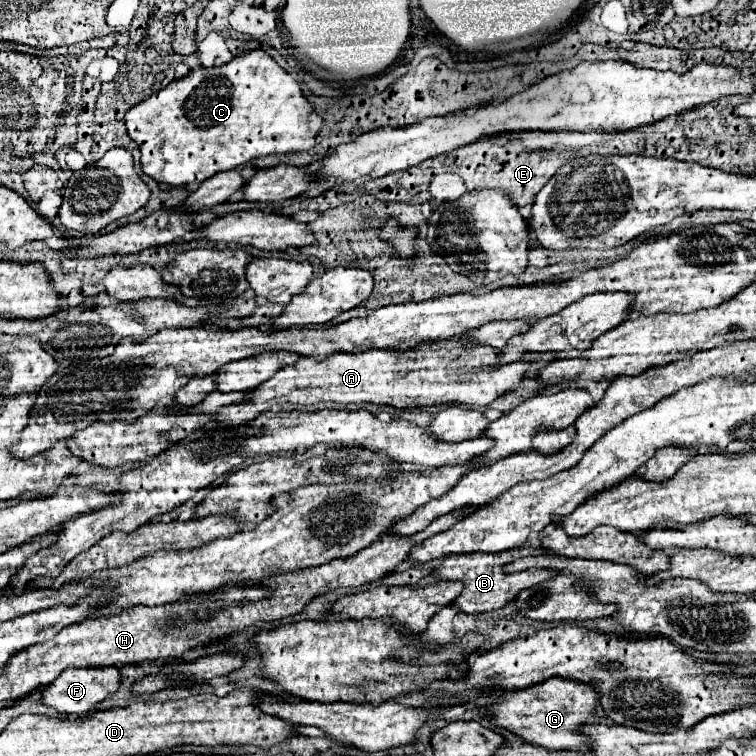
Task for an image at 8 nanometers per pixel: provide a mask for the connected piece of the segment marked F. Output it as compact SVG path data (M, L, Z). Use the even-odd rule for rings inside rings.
M114 667L66 669L66 671L62 671L62 675L54 683L50 683L46 687L40 687L40 695L42 695L42 703L46 707L52 707L52 709L56 709L58 713L64 713L64 715L82 717L94 705L98 705L102 699L106 699L108 695L116 693L118 687L120 687L120 673Z

